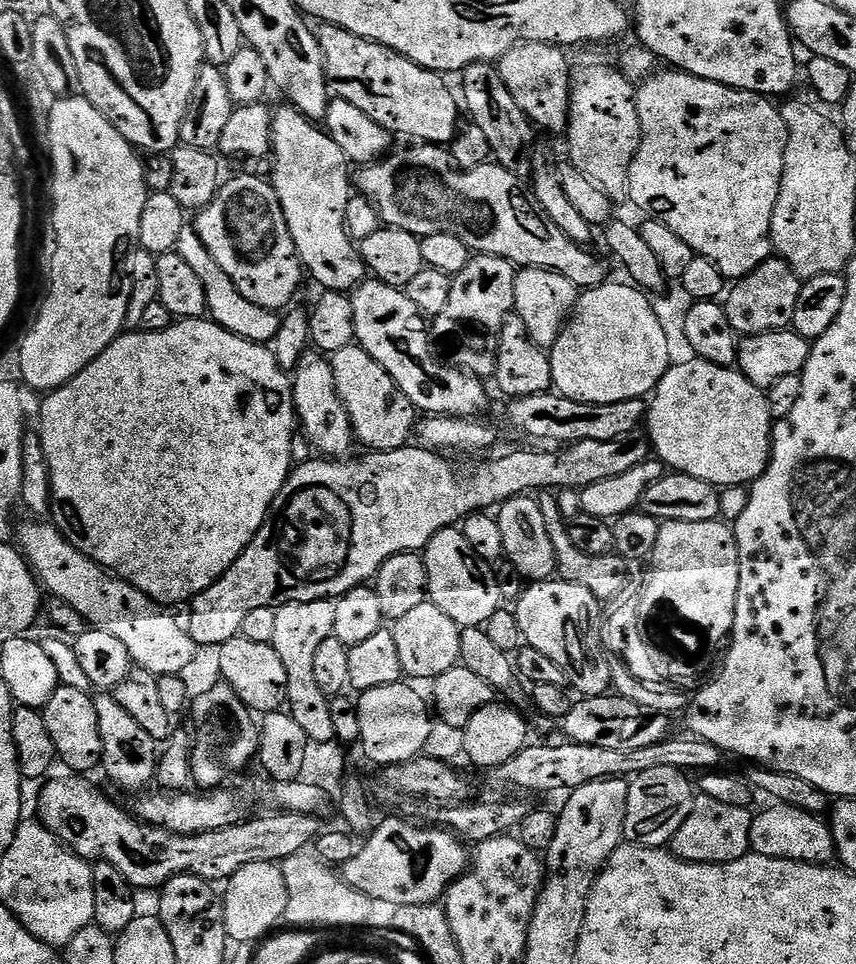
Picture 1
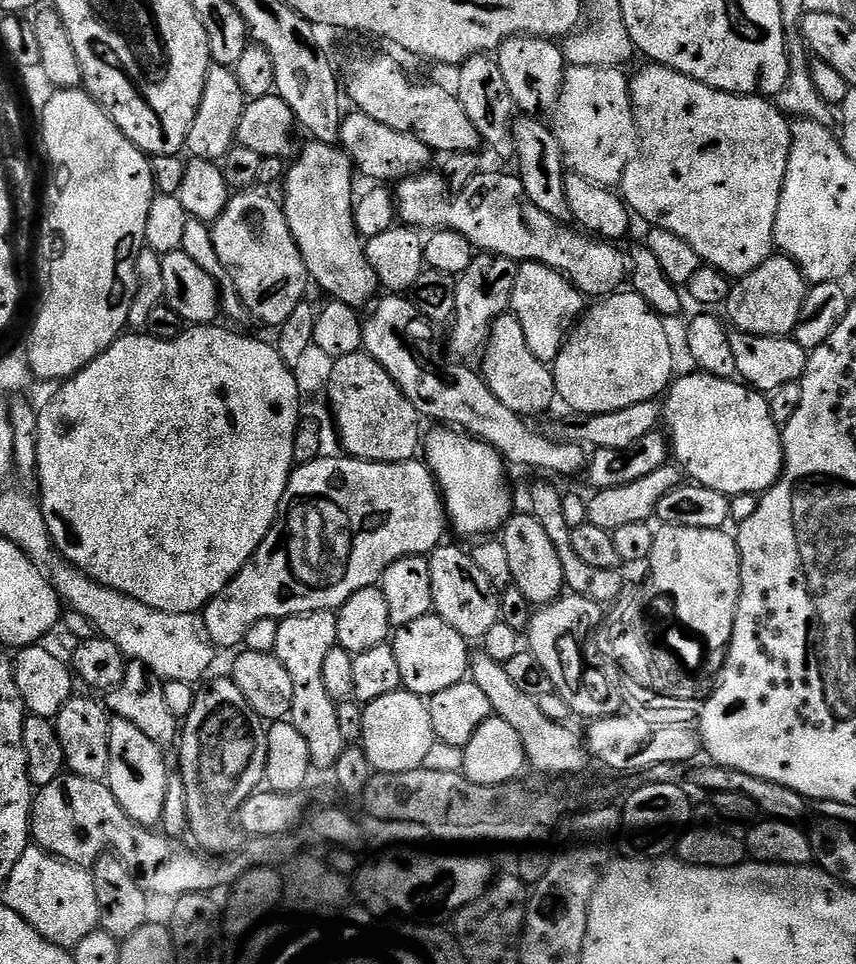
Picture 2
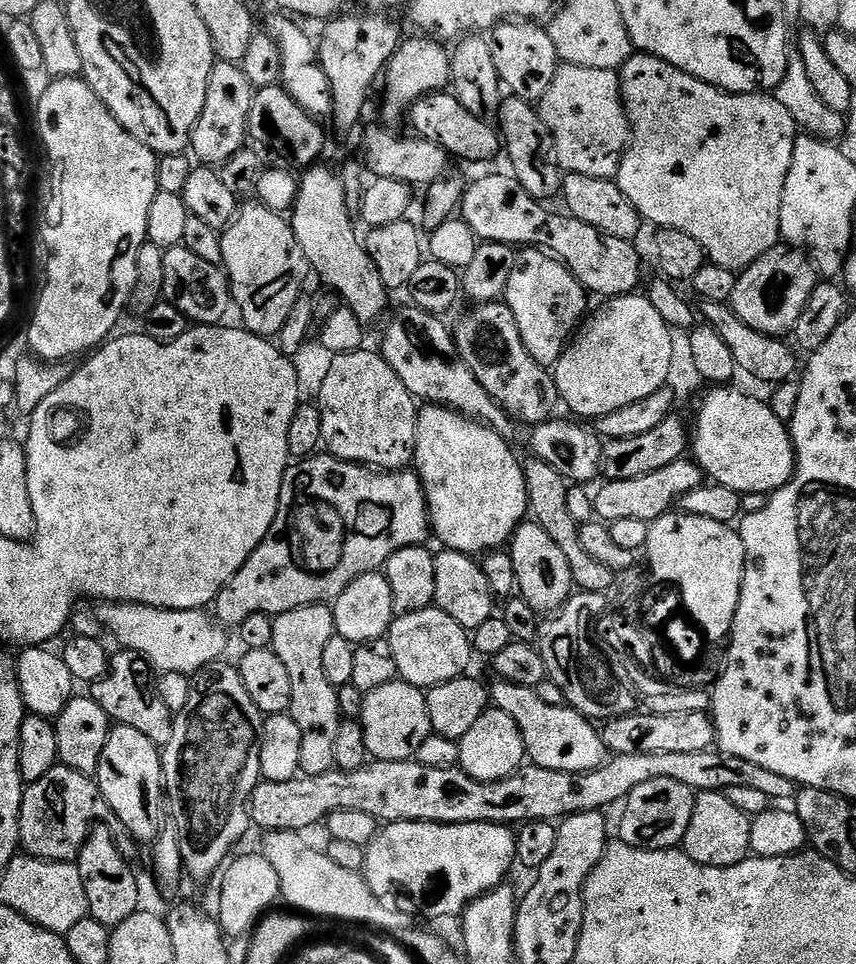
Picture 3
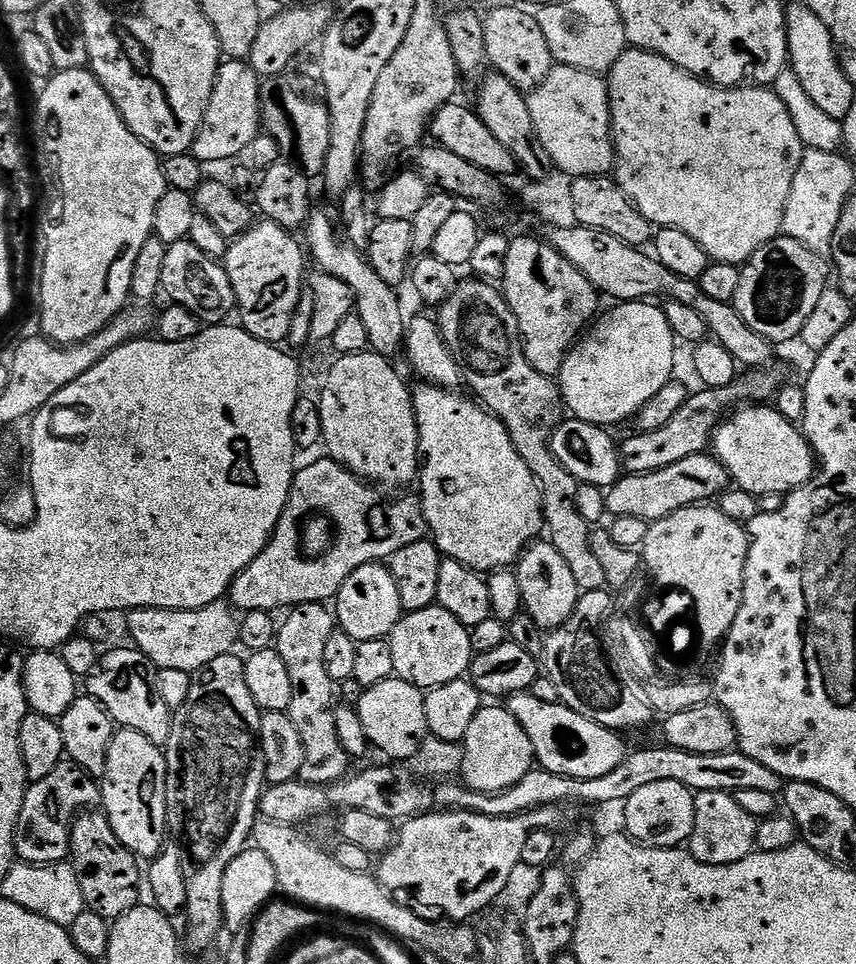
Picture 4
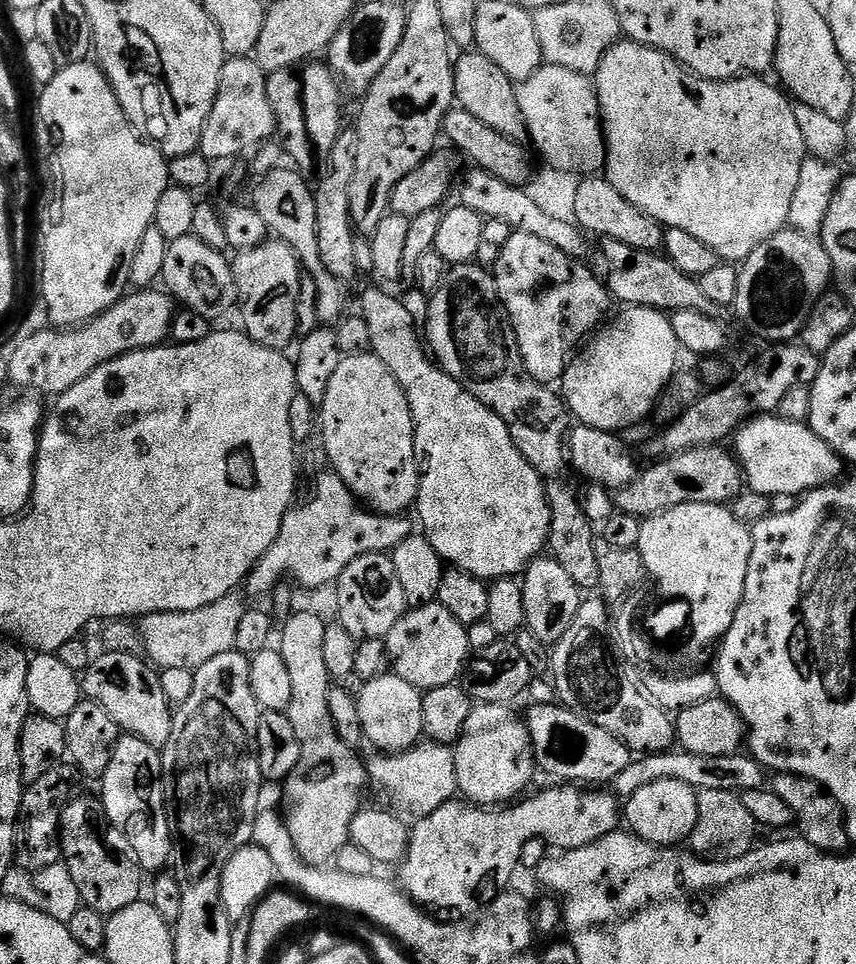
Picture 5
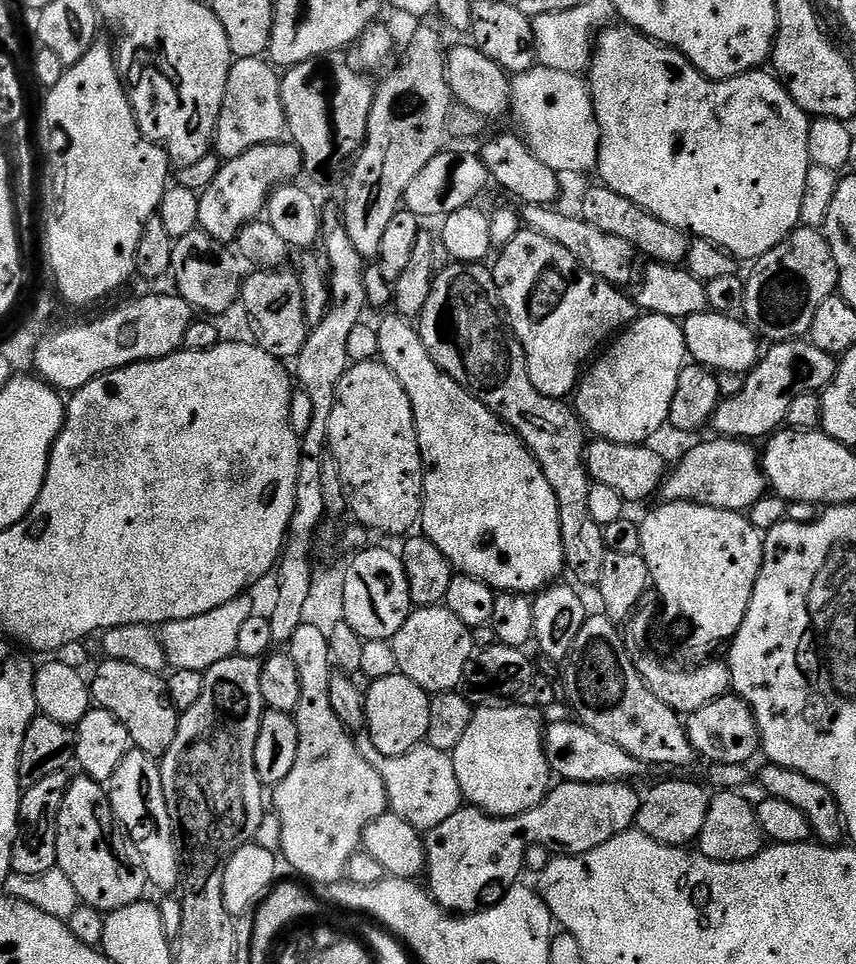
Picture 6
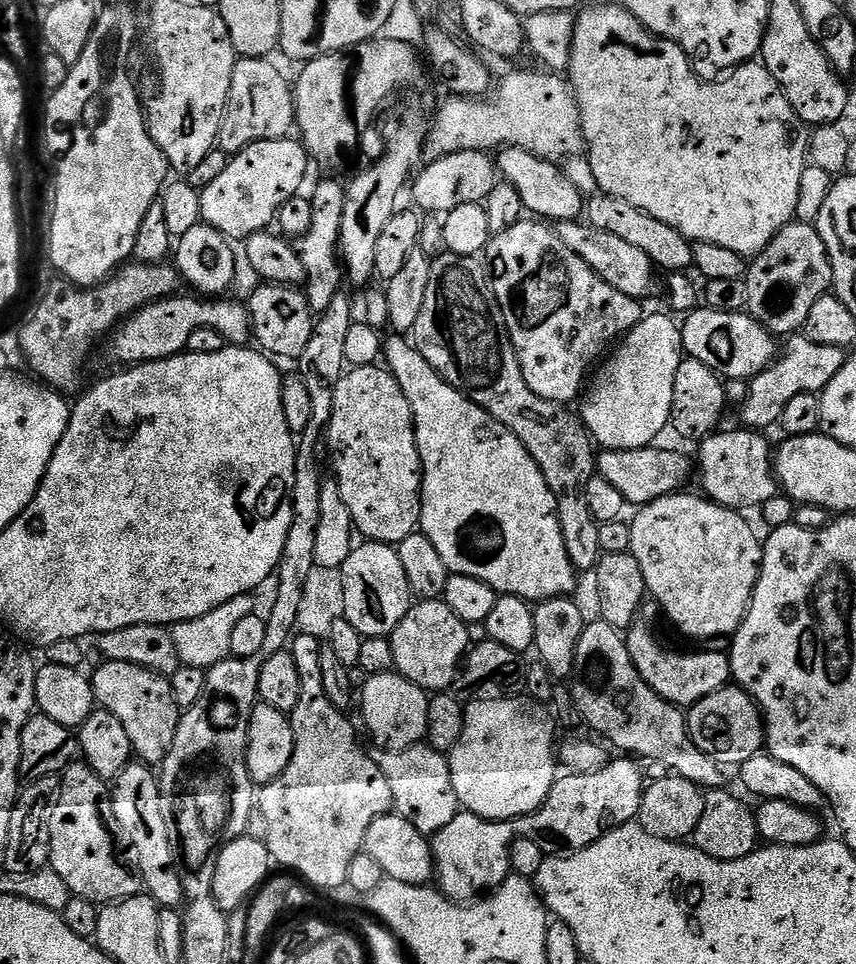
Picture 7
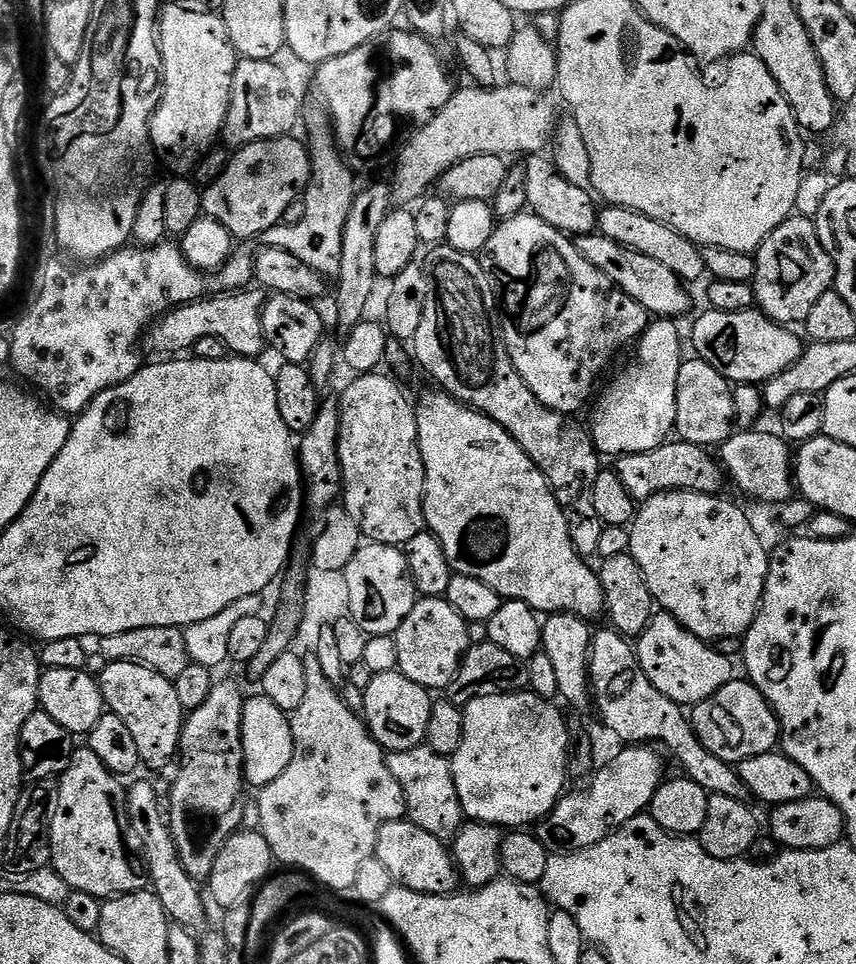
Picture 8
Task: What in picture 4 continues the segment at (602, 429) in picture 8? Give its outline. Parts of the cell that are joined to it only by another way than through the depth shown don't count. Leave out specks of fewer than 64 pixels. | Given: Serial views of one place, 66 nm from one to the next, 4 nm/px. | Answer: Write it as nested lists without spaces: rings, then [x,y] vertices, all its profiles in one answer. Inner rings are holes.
[[[629,300],[617,303],[604,317],[601,315],[572,345],[572,350],[564,360],[558,373],[560,398],[565,409],[568,408],[575,419],[601,426],[613,426],[623,420],[631,421],[673,379],[672,367],[676,364],[676,347],[678,341],[670,330],[670,322],[666,322],[663,307],[652,302]]]

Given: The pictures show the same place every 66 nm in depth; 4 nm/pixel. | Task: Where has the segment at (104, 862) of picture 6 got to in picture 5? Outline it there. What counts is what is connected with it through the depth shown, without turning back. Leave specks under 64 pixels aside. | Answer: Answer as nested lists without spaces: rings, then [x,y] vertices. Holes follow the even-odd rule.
[[[88,796],[81,800],[73,798],[64,807],[60,819],[62,863],[70,870],[74,886],[78,886],[81,905],[107,918],[118,910],[126,910],[126,906],[141,899],[142,871],[131,855],[116,856],[115,846],[104,841],[104,828],[106,829],[105,812],[99,799],[91,800]]]

